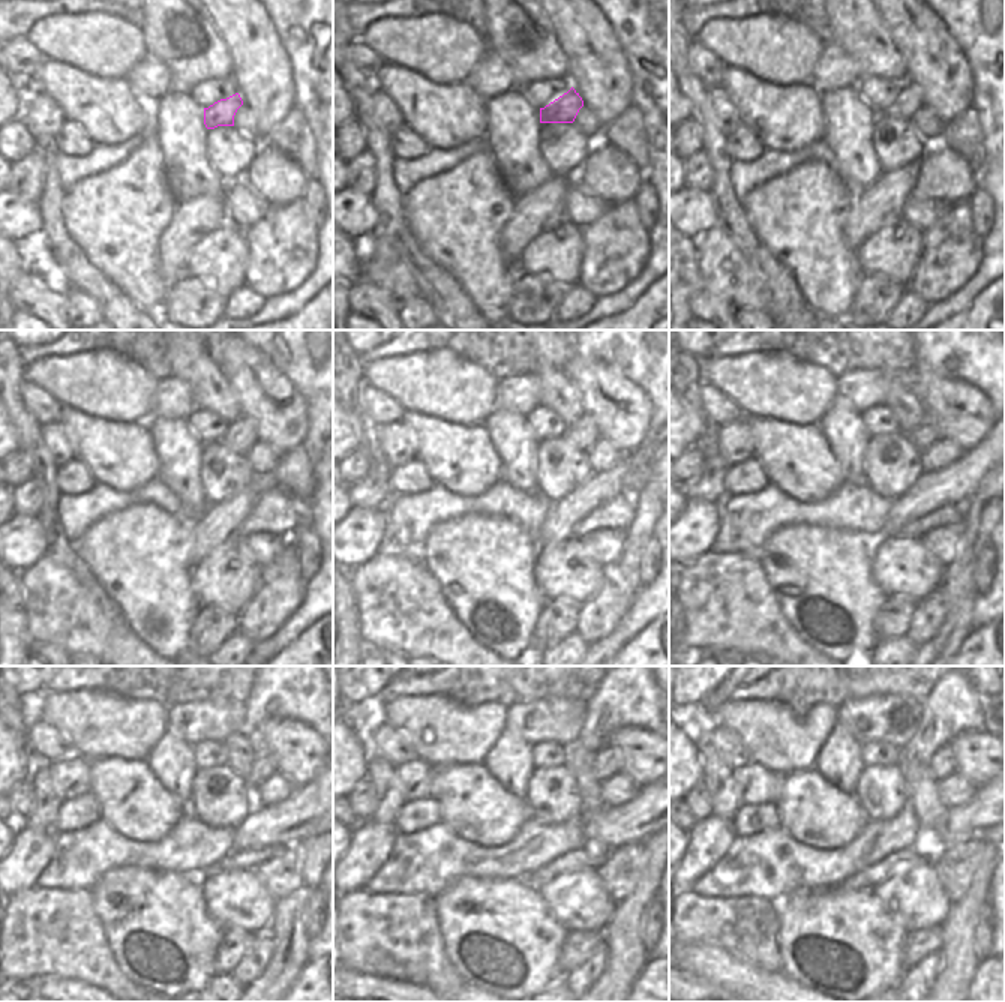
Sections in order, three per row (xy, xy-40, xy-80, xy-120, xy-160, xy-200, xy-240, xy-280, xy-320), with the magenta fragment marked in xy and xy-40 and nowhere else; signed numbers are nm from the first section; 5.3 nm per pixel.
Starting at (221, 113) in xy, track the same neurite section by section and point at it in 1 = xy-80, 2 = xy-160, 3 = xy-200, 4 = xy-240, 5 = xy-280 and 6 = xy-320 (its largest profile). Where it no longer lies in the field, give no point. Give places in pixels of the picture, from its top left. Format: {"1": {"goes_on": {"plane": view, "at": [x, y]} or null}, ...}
{"1": {"goes_on": {"plane": "xy-80", "at": [911, 98]}}, "2": {"goes_on": {"plane": "xy-160", "at": [582, 434]}}, "3": {"goes_on": {"plane": "xy-200", "at": [926, 432]}}, "4": {"goes_on": {"plane": "xy-240", "at": [263, 765]}}, "5": {"goes_on": {"plane": "xy-280", "at": [608, 759]}}, "6": {"goes_on": {"plane": "xy-320", "at": [942, 764]}}}

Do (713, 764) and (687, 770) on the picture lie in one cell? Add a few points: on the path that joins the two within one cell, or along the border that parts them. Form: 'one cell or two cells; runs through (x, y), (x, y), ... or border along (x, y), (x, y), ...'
two cells; border along (695, 732), (702, 779)

